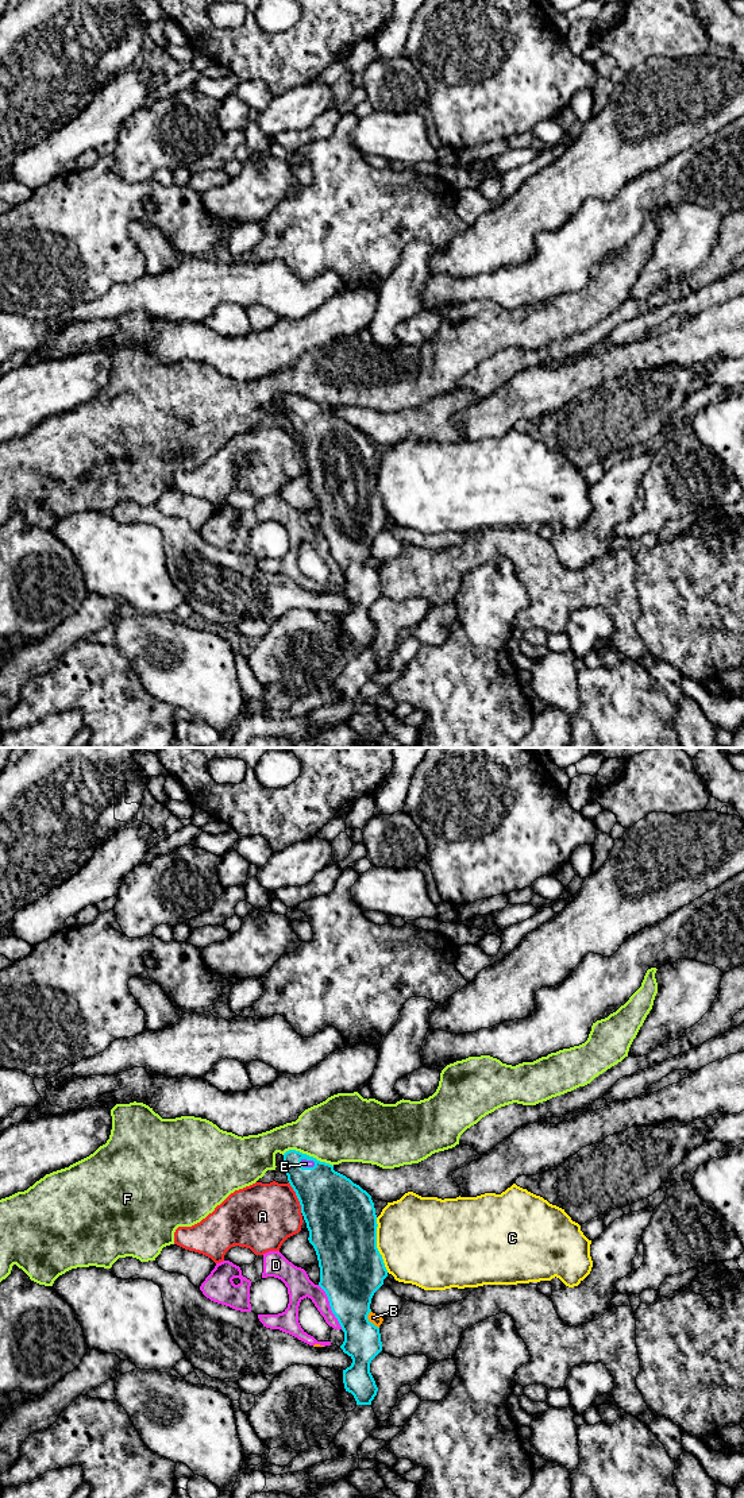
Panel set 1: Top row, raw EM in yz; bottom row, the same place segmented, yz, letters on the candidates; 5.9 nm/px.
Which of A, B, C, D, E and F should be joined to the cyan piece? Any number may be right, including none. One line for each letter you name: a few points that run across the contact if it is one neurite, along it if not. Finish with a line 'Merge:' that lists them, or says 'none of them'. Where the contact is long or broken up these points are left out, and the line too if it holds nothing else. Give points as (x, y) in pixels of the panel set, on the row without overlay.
E: yz (326, 440), (308, 404), (305, 408)
Merge: E

